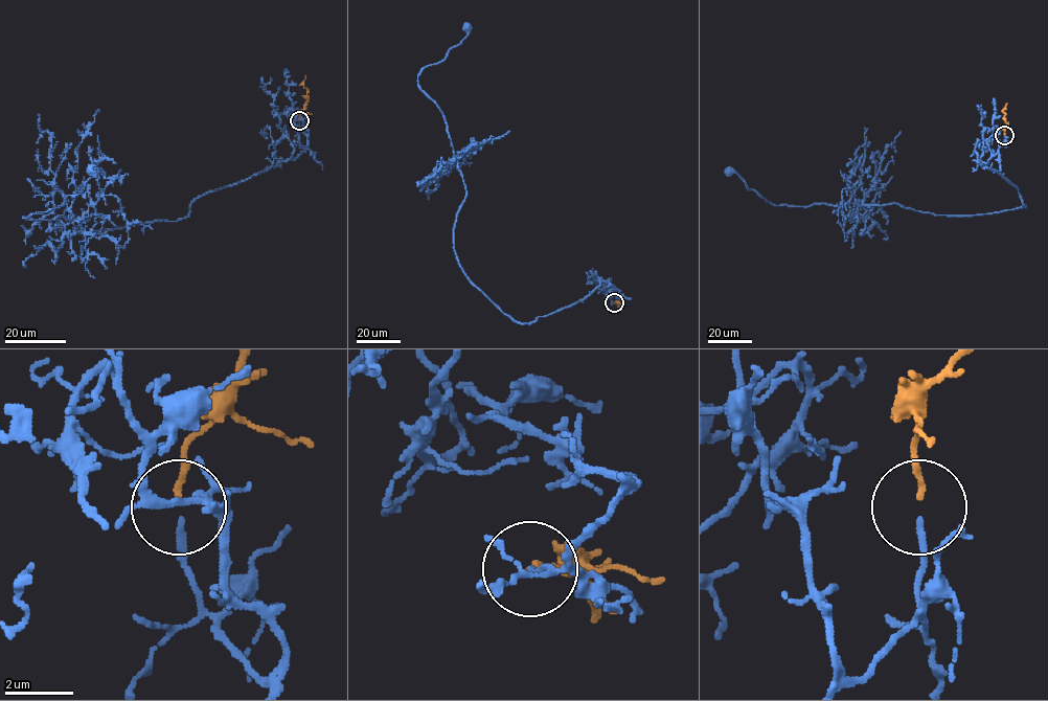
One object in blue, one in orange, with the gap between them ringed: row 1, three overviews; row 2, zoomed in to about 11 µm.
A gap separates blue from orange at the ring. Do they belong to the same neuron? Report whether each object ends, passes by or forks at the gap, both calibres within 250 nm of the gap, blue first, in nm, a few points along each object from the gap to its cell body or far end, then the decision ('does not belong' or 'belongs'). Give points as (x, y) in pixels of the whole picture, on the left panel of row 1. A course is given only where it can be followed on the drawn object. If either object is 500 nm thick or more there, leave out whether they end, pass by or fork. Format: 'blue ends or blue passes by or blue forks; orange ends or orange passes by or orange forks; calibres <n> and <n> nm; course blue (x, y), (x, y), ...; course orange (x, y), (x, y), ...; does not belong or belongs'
blue ends; orange ends; calibres 180 and 170 nm; course blue (299, 120), (295, 159), (176, 221), (74, 232), (92, 216), (24, 218), (92, 171); course orange (299, 119), (308, 103), (305, 76); belongs

